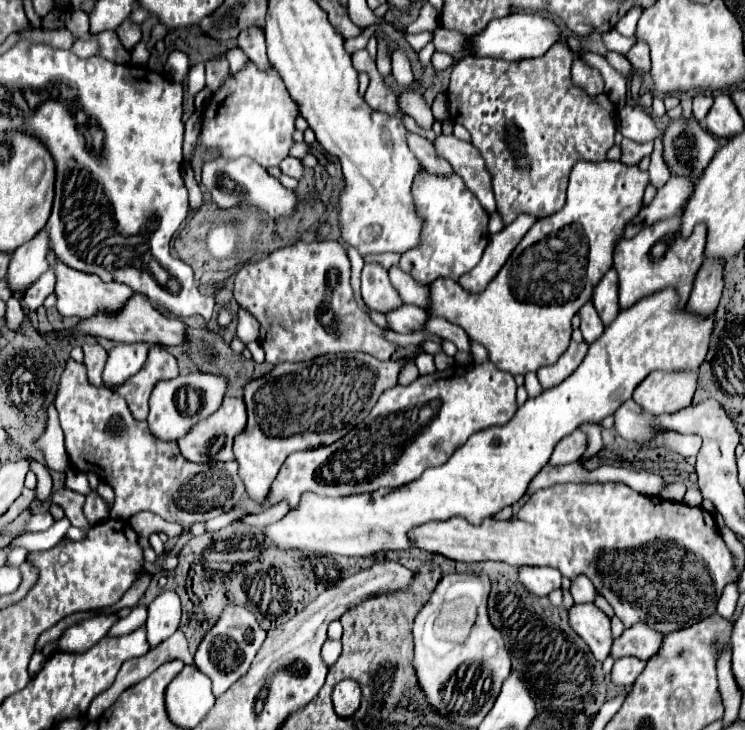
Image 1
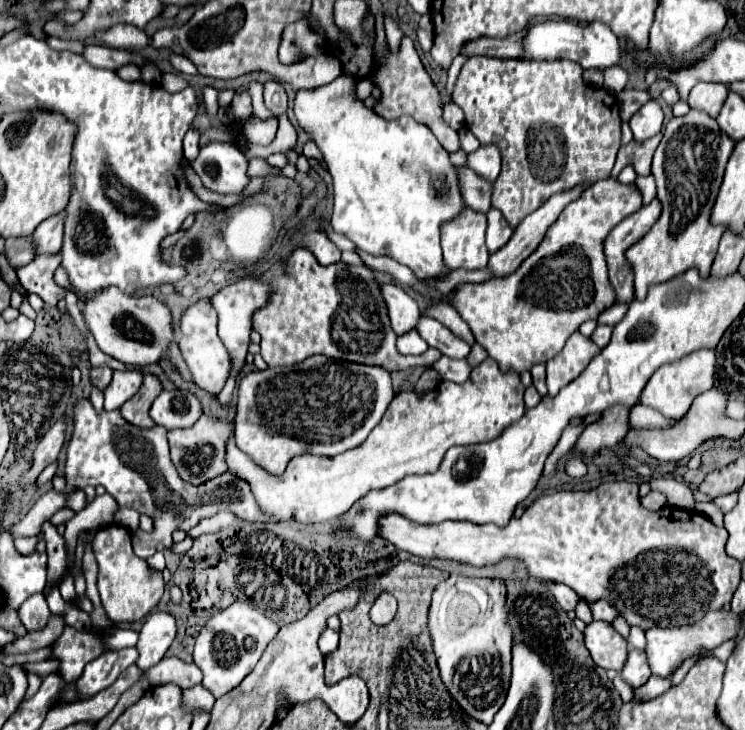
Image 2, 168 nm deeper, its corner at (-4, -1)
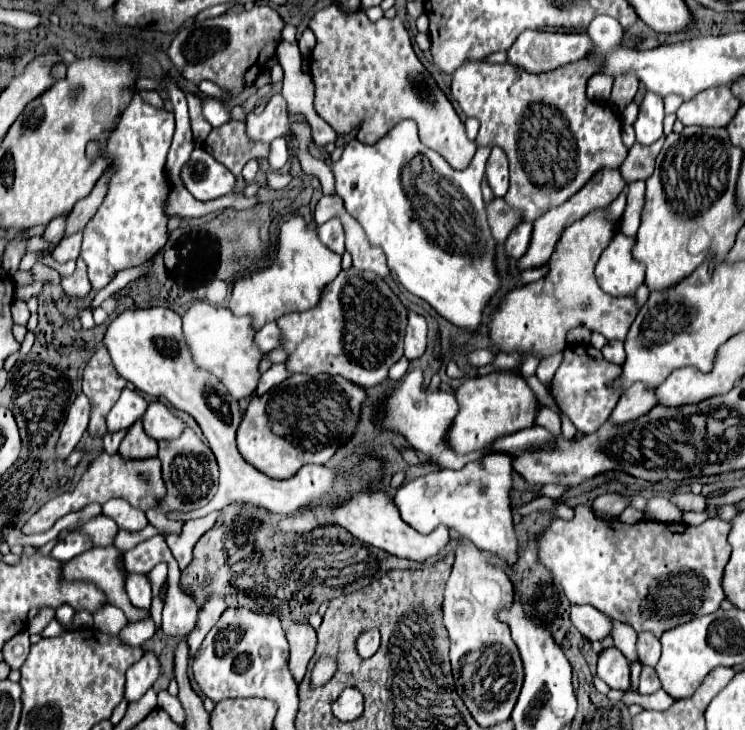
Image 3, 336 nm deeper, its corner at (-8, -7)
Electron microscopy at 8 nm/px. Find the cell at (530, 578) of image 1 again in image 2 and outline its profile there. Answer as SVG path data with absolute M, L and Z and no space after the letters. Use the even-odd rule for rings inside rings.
M548 583L548 589L552 591L552 595L556 597L556 601L560 603L560 607L562 607L566 613L576 609L580 597L578 597L572 589L568 589L566 585L552 585L552 583Z

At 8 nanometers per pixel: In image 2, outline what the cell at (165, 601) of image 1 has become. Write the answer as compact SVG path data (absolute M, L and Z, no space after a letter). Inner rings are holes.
M162 611L148 615L136 643L138 649L136 667L142 671L154 667L166 655L174 637L176 637L176 621L172 615Z

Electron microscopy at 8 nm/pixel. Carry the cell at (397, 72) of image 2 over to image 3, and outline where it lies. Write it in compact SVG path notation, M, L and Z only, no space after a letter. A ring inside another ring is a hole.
M328 5L322 11L314 13L310 29L316 35L316 47L310 59L310 75L316 85L314 109L326 123L334 127L336 133L350 133L352 129L358 127L356 137L362 143L376 143L398 121L414 119L418 123L420 139L426 147L438 151L454 169L468 167L468 163L476 153L476 143L468 141L464 133L464 123L460 121L452 103L440 91L432 75L424 69L424 65L418 61L412 49L410 35L398 17L392 21L380 19L374 23L366 17L362 9L354 13L344 13L338 5Z

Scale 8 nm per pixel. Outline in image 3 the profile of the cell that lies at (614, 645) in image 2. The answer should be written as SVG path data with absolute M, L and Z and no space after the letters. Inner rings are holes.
M616 647L602 649L598 655L598 677L612 689L630 689L630 663L616 651Z

